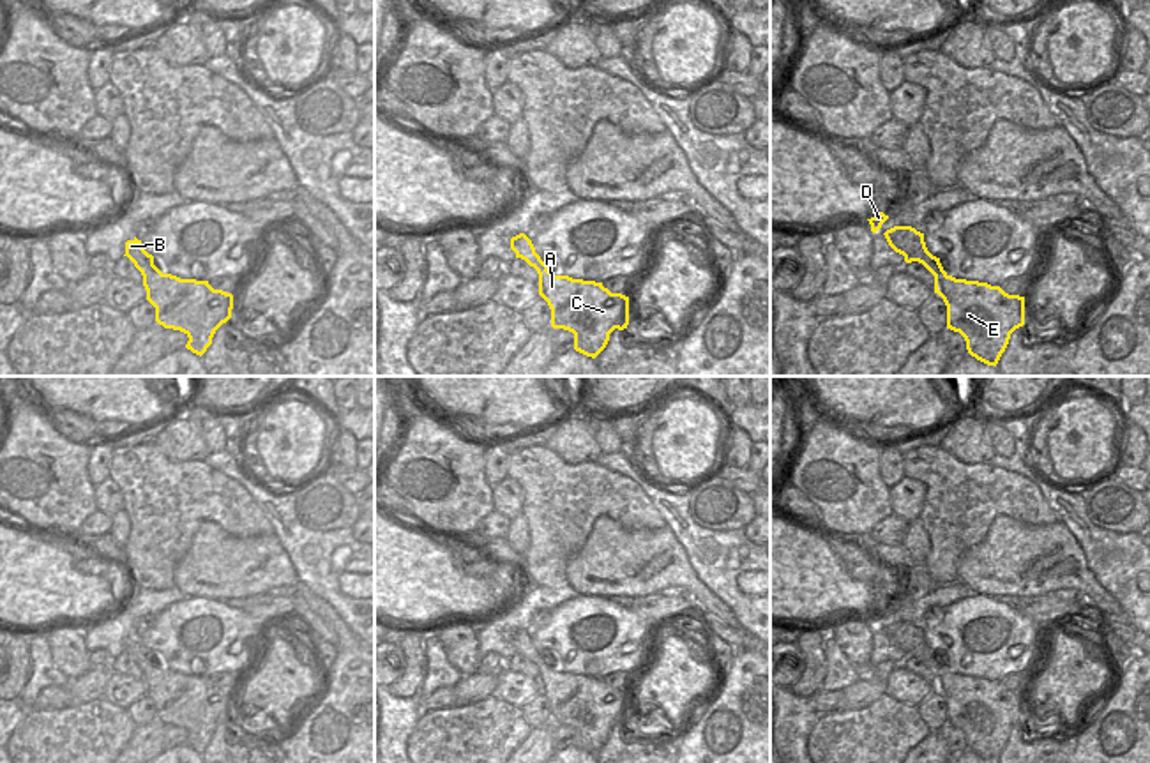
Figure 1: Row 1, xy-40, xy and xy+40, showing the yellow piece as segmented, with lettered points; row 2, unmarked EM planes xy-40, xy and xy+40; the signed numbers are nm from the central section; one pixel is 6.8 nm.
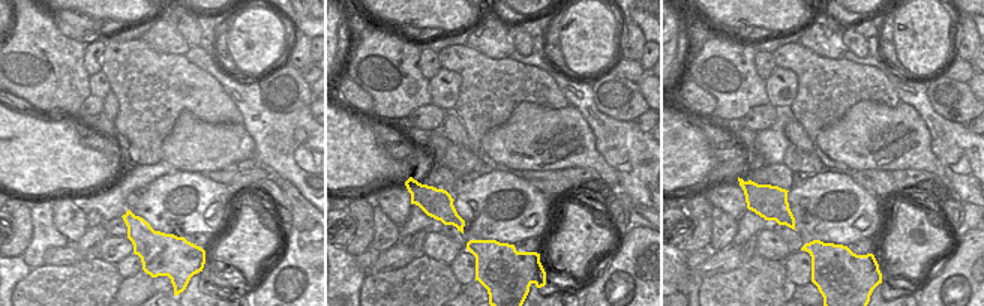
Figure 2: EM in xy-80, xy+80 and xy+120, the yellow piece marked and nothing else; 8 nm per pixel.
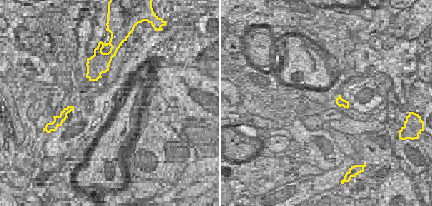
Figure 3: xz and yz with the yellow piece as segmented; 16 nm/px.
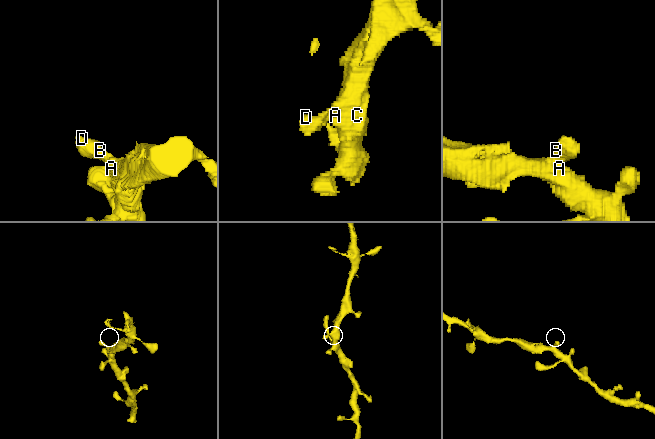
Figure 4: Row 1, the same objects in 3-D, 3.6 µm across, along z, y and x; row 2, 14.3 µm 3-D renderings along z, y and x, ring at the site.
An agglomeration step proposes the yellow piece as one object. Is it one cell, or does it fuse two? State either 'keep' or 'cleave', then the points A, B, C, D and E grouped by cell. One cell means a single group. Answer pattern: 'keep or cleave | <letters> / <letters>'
keep | A B C D E

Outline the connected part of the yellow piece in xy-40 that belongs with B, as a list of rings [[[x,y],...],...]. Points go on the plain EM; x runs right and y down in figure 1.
[[[136,632],[125,638],[124,652],[143,671],[147,696],[155,703],[155,717],[184,728],[189,733],[185,744],[201,752],[216,726],[231,714],[233,691],[214,685],[208,676],[163,669]]]

